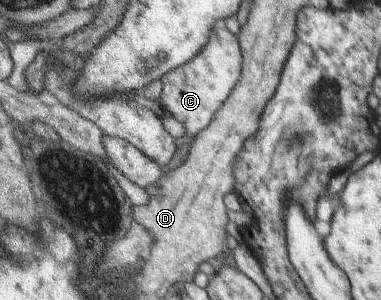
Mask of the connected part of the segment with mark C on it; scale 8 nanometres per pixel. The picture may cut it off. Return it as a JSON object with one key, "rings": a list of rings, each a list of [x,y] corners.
{"rings":[[[216,27],[208,43],[194,58],[186,64],[175,67],[159,79],[161,93],[158,101],[168,115],[183,125],[185,135],[188,137],[195,136],[210,125],[211,119],[222,109],[230,90],[240,81],[242,49],[237,38],[225,27]]]}

